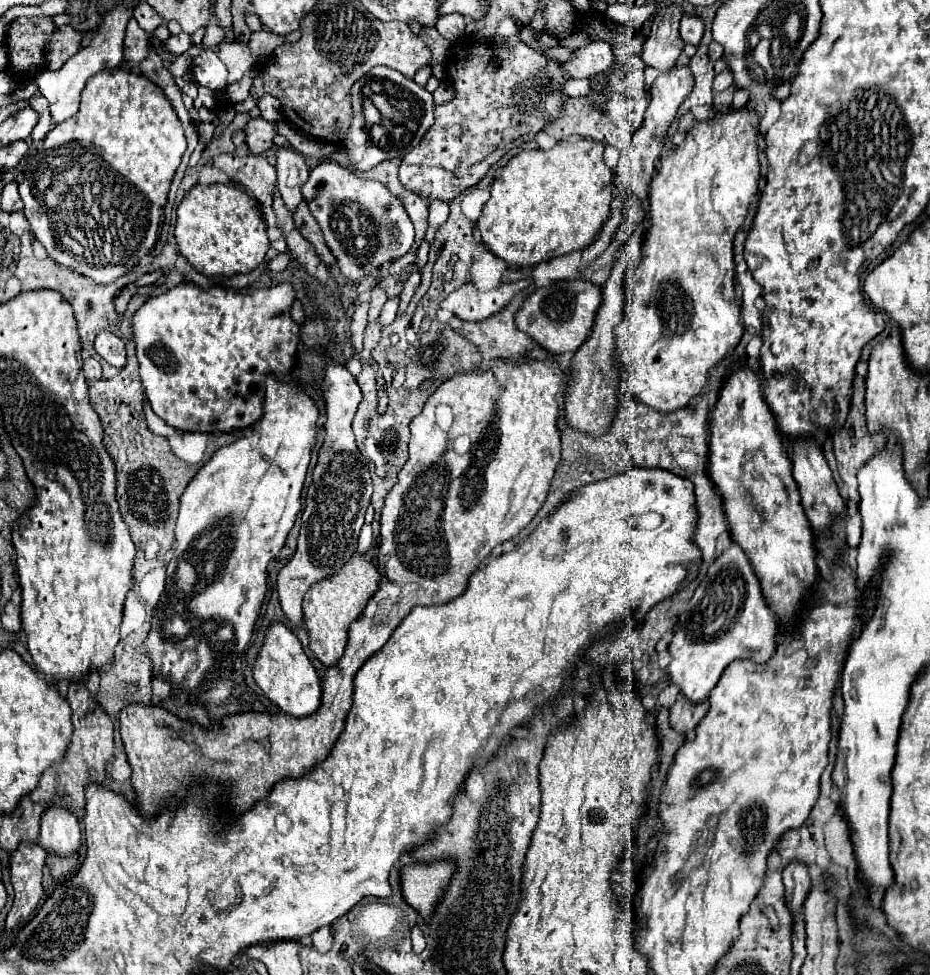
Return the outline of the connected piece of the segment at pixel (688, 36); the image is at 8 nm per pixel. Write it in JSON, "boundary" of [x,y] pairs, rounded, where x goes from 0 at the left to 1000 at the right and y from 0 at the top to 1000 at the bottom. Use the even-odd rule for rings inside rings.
{"boundary":[[[738,14],[731,23],[731,35],[733,35],[735,43],[751,47],[755,41],[755,35],[757,35],[757,23],[746,14]]]}

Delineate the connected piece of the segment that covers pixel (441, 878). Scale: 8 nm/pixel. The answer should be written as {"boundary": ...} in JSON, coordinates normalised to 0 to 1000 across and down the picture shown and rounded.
{"boundary":[[[484,884],[445,886],[432,892],[432,917],[434,923],[447,931],[456,942],[462,942],[469,925],[475,921],[480,907],[484,905],[488,888]]]}

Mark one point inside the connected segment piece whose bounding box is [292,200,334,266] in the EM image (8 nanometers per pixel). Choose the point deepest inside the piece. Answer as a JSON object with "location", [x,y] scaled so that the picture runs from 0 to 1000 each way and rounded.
{"location":[327,227]}

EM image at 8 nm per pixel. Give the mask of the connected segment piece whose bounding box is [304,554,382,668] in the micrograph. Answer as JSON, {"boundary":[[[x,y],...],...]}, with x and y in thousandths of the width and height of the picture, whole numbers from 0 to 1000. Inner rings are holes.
{"boundary":[[[381,568],[381,574],[376,574],[361,591],[346,595],[331,605],[327,613],[327,642],[331,644],[333,667],[351,685],[359,683],[370,671],[376,640],[389,632],[396,615],[409,603],[409,595],[411,591],[404,585],[402,576],[391,574],[391,570],[387,568]]]}

